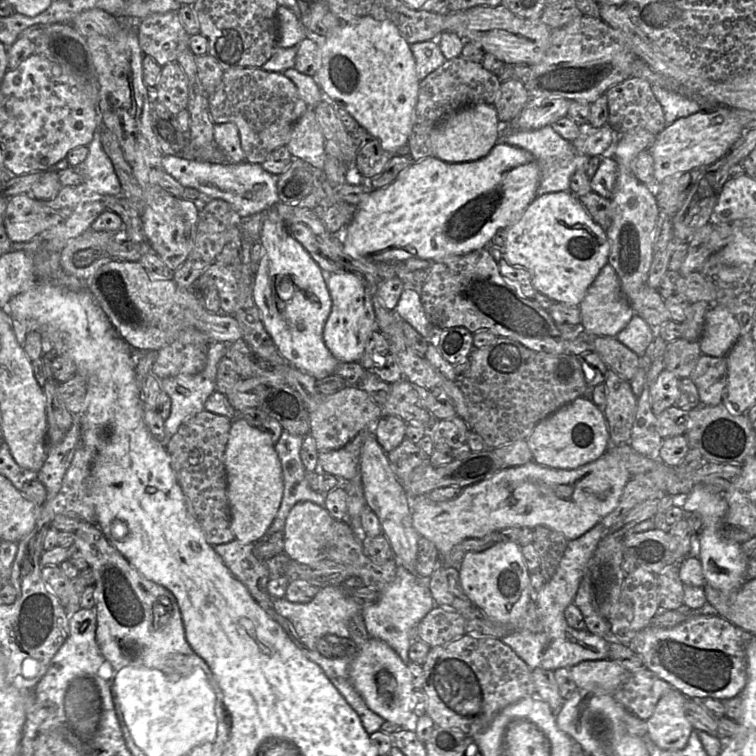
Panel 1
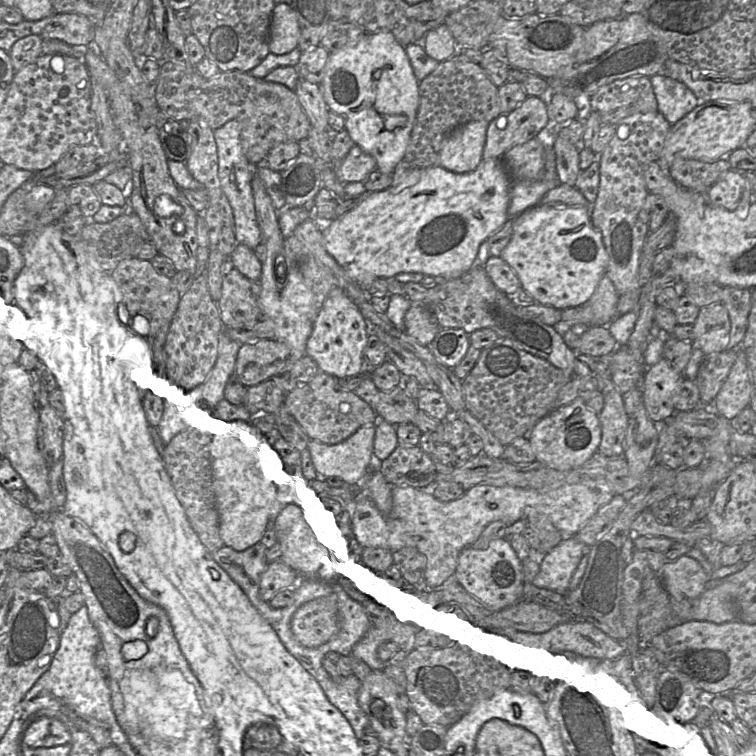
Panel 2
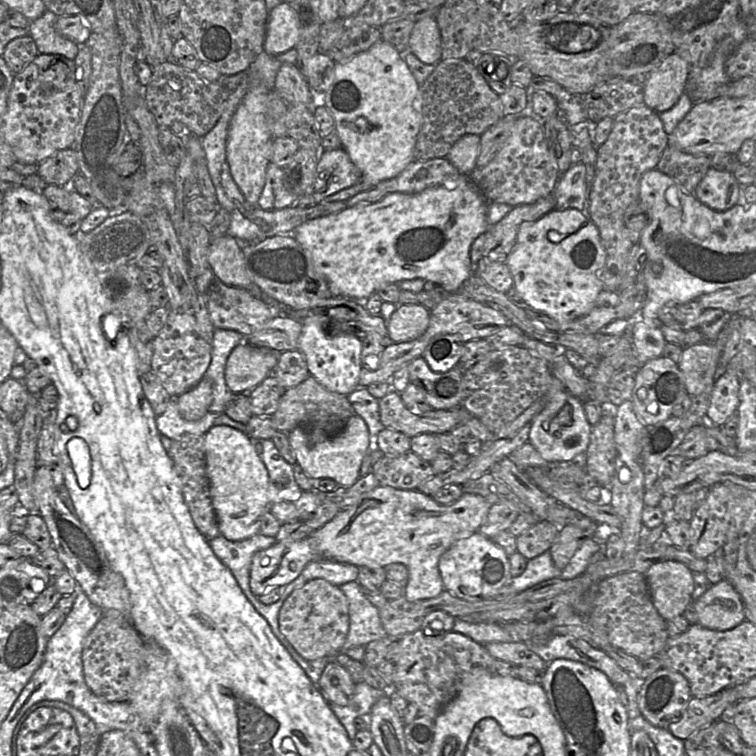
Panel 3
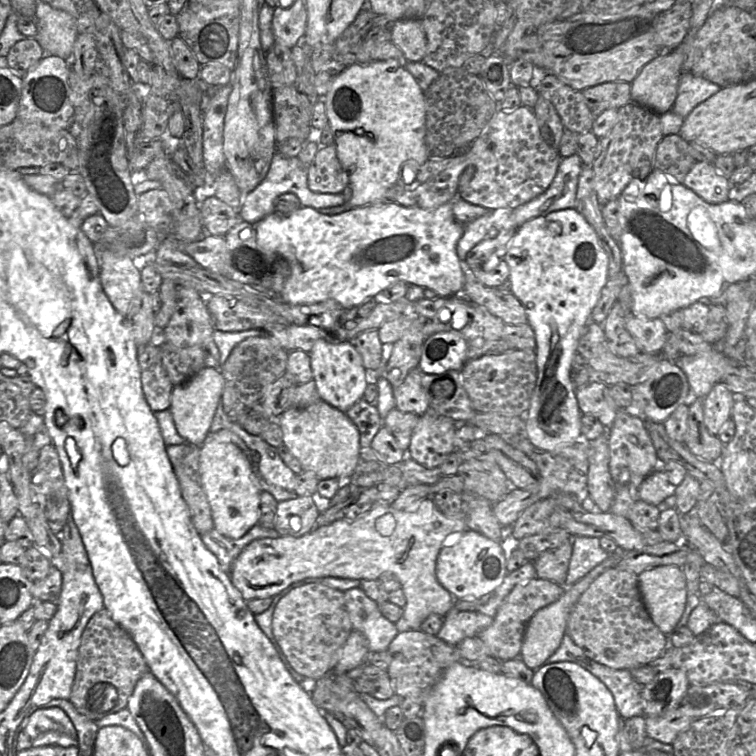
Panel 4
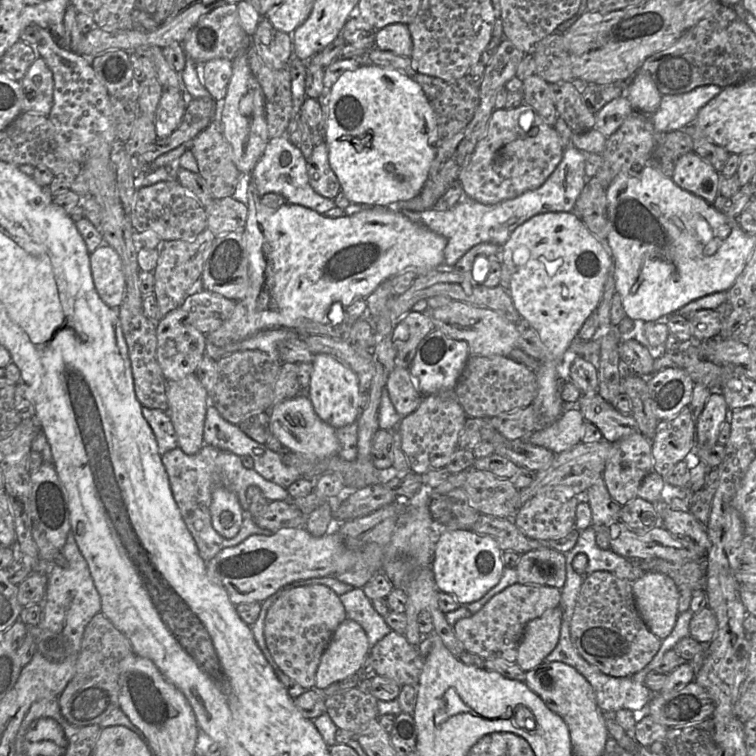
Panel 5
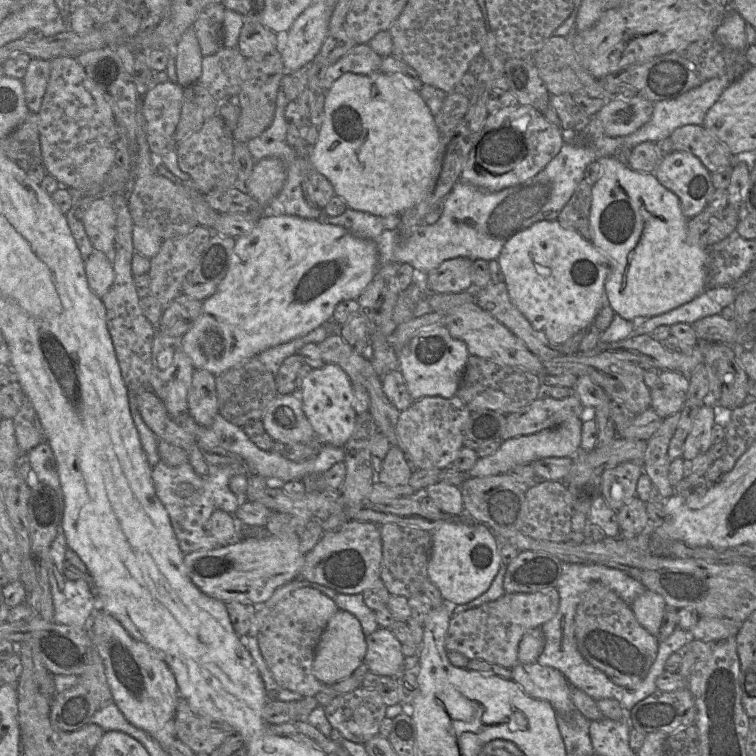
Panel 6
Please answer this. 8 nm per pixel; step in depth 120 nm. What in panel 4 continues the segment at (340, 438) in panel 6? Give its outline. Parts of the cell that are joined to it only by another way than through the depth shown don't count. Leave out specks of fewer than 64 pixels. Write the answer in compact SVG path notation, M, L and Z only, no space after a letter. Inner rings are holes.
M320 338L315 341L308 354L313 381L322 401L346 412L364 397L367 388L367 370L363 365L361 355L351 342L330 343Z

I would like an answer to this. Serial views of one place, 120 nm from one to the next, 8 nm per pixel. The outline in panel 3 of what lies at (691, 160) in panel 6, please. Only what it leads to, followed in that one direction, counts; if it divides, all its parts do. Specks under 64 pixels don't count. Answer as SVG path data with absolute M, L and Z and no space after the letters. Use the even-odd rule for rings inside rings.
M710 168L697 185L694 196L716 211L726 211L742 201L742 188L733 173Z

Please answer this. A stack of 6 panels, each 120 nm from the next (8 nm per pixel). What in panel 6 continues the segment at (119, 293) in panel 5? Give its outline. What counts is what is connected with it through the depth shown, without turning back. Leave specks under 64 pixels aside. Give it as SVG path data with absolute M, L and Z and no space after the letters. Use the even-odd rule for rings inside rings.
M94 250L85 260L84 268L89 288L98 297L103 297L115 278L113 263L110 262L106 254Z

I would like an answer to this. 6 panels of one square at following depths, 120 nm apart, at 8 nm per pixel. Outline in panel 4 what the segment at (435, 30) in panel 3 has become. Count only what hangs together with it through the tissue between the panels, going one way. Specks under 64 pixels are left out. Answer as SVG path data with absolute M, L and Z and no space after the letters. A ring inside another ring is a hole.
M400 19L393 23L391 42L397 46L409 62L422 62L427 52L427 39L419 19Z

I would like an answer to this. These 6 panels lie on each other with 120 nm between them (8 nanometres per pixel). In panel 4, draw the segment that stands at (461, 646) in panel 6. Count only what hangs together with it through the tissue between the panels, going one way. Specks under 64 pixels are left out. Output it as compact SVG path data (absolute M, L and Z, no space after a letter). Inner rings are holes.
M537 577L516 585L503 600L496 615L493 617L492 624L482 630L477 637L488 647L492 657L501 661L518 658L529 620L541 608L556 602L566 588L568 587Z

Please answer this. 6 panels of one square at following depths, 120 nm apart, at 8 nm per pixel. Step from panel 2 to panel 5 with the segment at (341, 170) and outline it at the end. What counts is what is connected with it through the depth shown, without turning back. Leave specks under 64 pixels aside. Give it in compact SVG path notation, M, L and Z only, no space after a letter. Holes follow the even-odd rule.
M325 142L314 147L307 159L309 183L319 195L335 199L341 191L340 182L329 164L329 152Z

